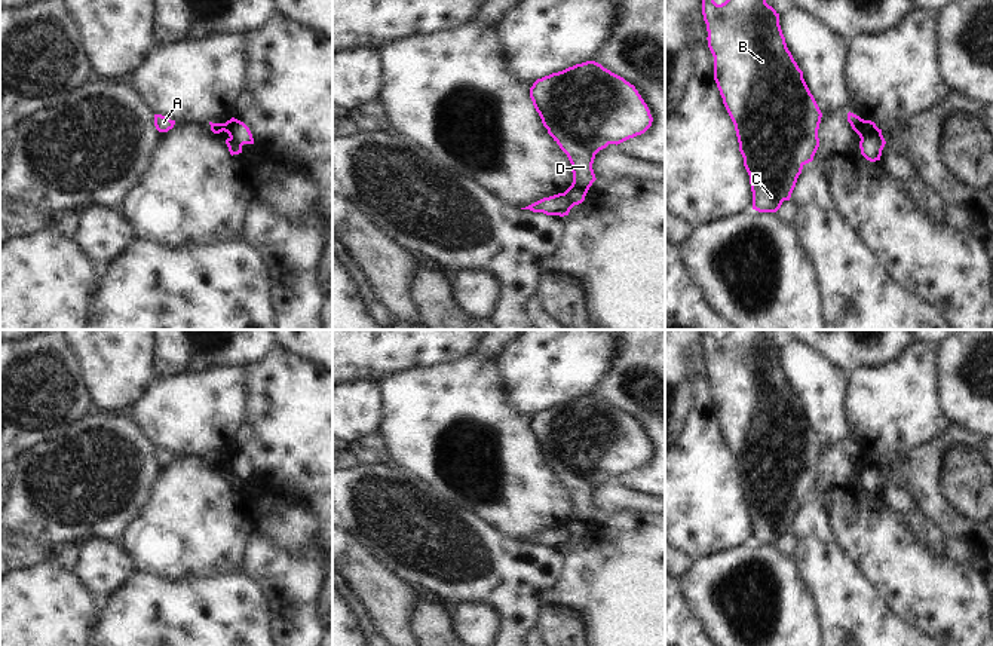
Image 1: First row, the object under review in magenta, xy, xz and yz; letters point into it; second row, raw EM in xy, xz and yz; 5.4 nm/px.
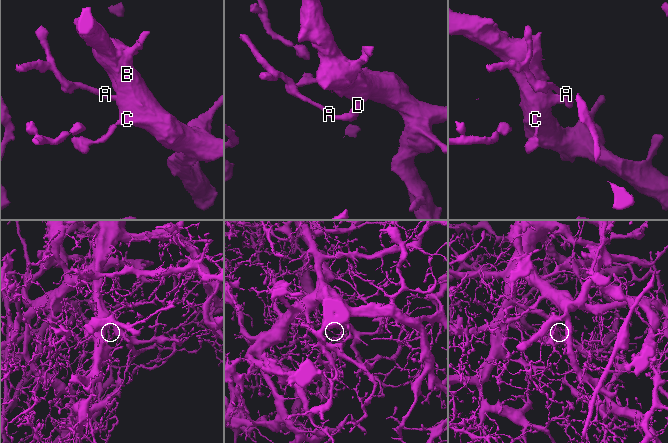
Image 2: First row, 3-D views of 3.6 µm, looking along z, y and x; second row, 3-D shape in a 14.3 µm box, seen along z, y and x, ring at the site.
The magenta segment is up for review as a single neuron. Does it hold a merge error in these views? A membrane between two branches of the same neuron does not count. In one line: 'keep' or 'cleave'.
cleave

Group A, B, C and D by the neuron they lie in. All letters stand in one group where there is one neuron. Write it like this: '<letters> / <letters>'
A / B C D

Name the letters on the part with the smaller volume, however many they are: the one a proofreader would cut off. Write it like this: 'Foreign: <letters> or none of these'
Foreign: A

